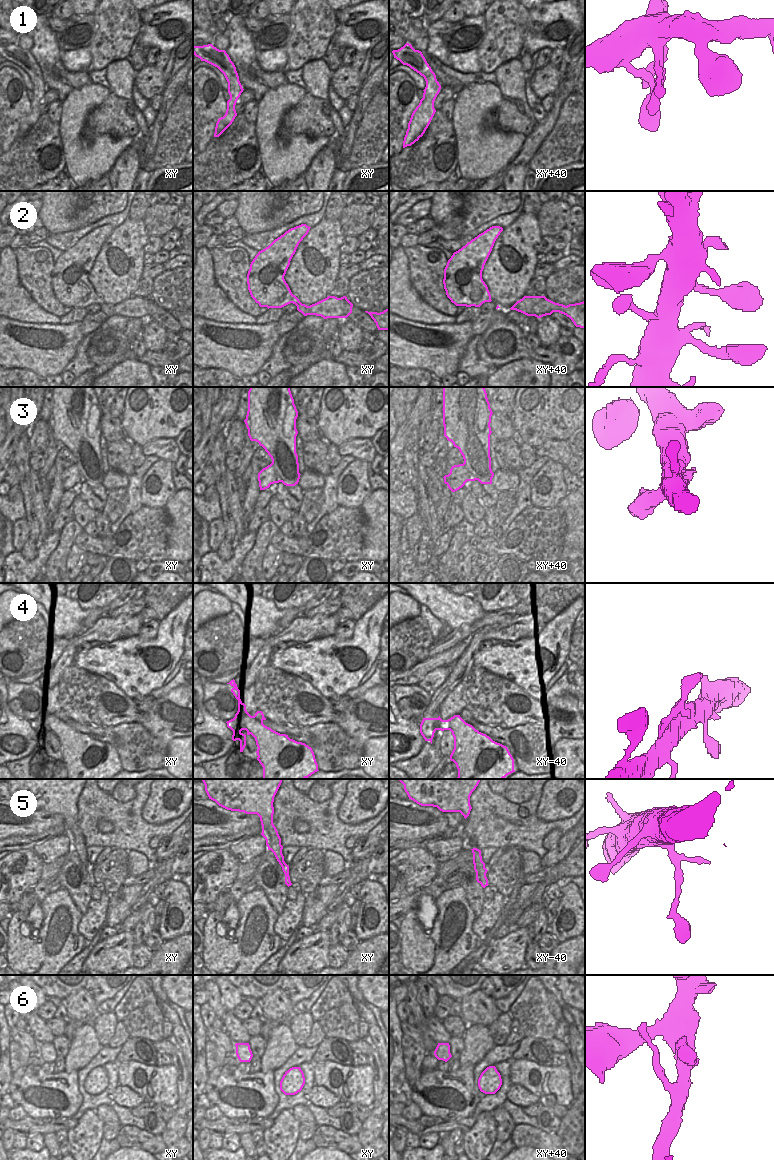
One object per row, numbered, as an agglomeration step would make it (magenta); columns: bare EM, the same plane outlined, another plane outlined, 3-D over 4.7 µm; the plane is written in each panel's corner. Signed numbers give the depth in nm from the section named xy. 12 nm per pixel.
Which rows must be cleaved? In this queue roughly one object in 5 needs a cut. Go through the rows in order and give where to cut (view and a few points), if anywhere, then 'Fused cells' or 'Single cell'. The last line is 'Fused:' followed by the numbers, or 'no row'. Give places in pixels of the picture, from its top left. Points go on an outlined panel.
1: No split. Single cell
2: No split. Single cell
3: No split. Single cell
4: No split. Single cell
5: No split. Single cell
6: No split. Single cell
Fused: no row.

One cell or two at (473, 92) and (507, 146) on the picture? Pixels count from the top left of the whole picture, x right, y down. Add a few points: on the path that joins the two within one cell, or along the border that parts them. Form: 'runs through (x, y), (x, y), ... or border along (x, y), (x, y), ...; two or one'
runs through (473, 109), (473, 127), (490, 144); one

